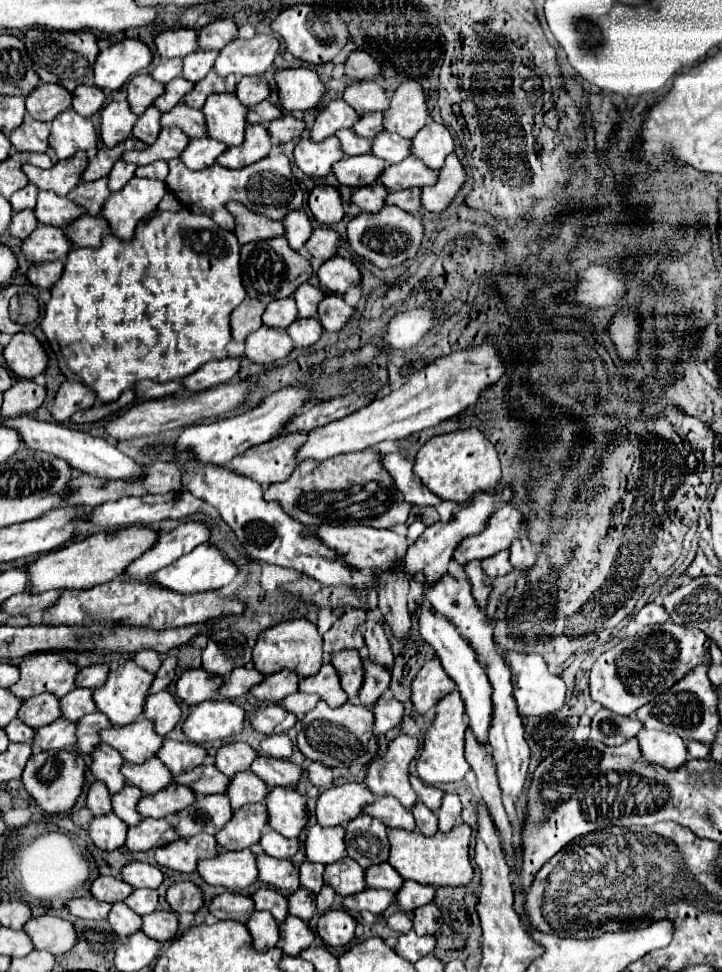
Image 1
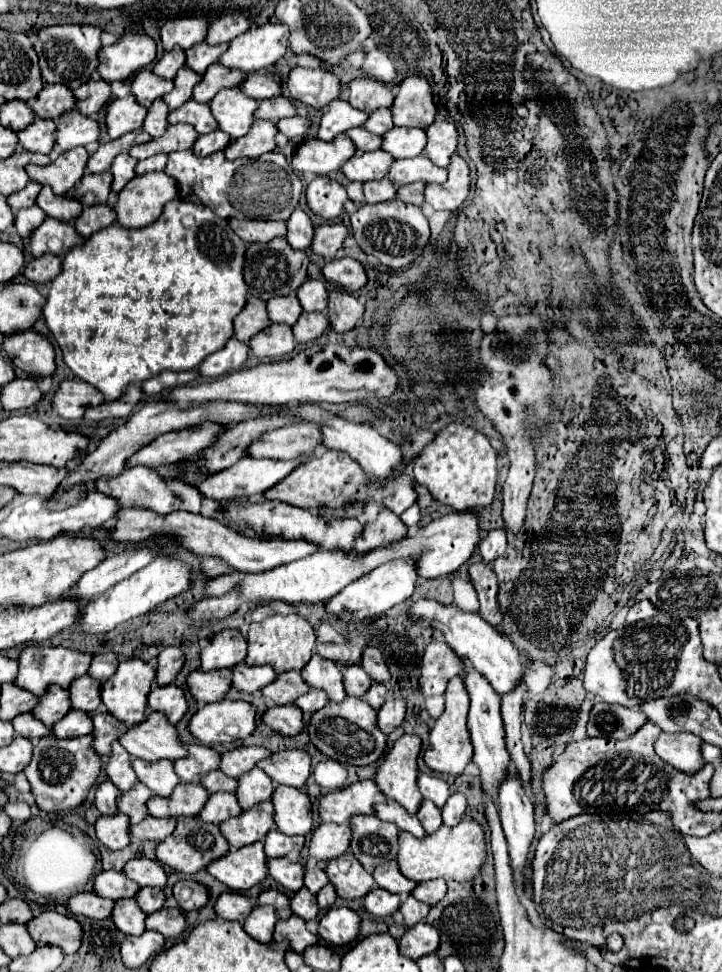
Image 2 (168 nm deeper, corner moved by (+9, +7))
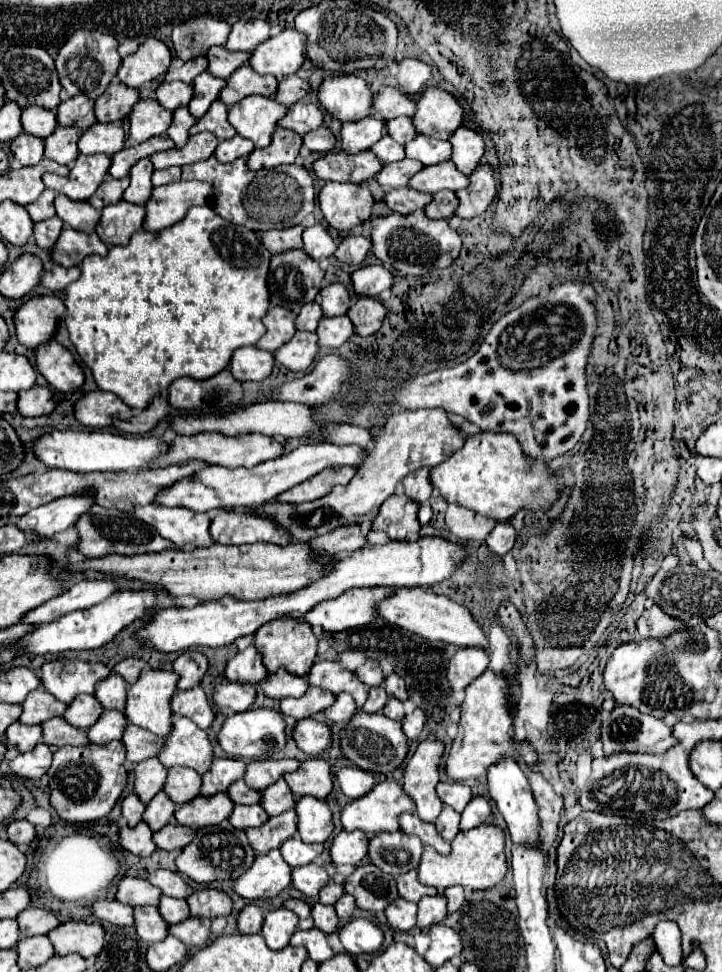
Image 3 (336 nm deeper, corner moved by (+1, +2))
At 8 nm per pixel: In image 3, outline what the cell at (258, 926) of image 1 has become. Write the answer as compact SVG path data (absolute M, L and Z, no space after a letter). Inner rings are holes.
M280 907L266 915L260 933L272 951L280 951L284 945L290 943L296 925L298 925L298 915L294 915L294 911L286 907Z

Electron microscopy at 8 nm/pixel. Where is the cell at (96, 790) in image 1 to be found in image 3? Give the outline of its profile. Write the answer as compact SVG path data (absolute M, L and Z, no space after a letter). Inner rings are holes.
M128 795L124 801L122 801L122 815L128 819L128 825L130 827L136 827L140 821L142 821L142 813L144 813L146 805L140 801L138 795Z

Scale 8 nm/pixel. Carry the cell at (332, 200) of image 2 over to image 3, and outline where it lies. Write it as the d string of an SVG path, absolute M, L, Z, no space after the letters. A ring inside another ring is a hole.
M328 181L318 195L318 203L324 219L334 229L348 233L356 225L370 219L374 197L368 187Z

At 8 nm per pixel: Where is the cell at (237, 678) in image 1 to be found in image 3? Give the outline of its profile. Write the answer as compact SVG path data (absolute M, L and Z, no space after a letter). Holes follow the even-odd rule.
M276 671L270 673L268 679L260 683L262 691L272 697L272 699L282 699L282 697L300 697L308 691L308 683L304 677L292 675L288 671Z

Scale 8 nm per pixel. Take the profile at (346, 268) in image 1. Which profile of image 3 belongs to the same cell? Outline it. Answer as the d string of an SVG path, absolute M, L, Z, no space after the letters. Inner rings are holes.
M368 265L352 273L352 283L358 295L378 297L382 291L394 285L394 275L384 265Z

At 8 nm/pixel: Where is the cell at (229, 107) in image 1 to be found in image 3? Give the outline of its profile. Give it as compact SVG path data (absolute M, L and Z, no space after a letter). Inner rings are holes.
M250 95L230 107L230 123L238 135L254 141L256 147L268 147L278 121L288 113L288 107L270 97Z

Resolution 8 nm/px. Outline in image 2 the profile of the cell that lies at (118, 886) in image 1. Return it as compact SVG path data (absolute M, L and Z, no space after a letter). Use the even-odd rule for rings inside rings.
M100 872L94 878L94 892L102 898L110 898L110 900L120 900L120 898L134 898L134 894L138 892L138 884L130 878L126 878L122 872Z

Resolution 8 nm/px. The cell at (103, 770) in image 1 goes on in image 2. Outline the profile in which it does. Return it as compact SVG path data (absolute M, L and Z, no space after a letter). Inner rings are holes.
M112 742L112 752L106 764L106 774L108 774L108 780L122 792L130 790L132 784L138 782L134 770L130 768L130 754L118 742Z

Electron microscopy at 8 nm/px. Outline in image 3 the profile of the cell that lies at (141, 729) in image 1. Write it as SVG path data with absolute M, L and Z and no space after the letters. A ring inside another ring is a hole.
M176 717L174 729L166 739L166 747L160 751L160 763L166 767L176 767L176 763L184 763L184 767L192 767L200 775L204 775L212 765L212 741L206 731L202 731L188 717Z

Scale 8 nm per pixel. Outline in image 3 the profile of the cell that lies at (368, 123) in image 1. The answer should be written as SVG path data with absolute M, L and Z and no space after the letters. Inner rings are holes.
M396 117L392 121L386 121L386 133L400 145L406 145L408 141L412 141L418 135L410 117Z

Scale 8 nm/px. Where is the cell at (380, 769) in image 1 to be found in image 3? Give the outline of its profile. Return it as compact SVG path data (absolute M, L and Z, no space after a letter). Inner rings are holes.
M426 739L418 745L416 753L410 757L408 767L404 771L404 791L412 795L416 803L416 815L422 821L434 823L444 807L440 797L436 795L436 785L440 781L438 765L444 753L444 743L438 739Z

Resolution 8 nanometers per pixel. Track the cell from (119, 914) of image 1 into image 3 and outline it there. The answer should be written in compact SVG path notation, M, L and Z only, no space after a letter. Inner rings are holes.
M136 907L134 917L136 917L136 931L140 939L144 939L146 943L164 941L168 937L170 925L168 921L164 921L164 917L156 907Z

